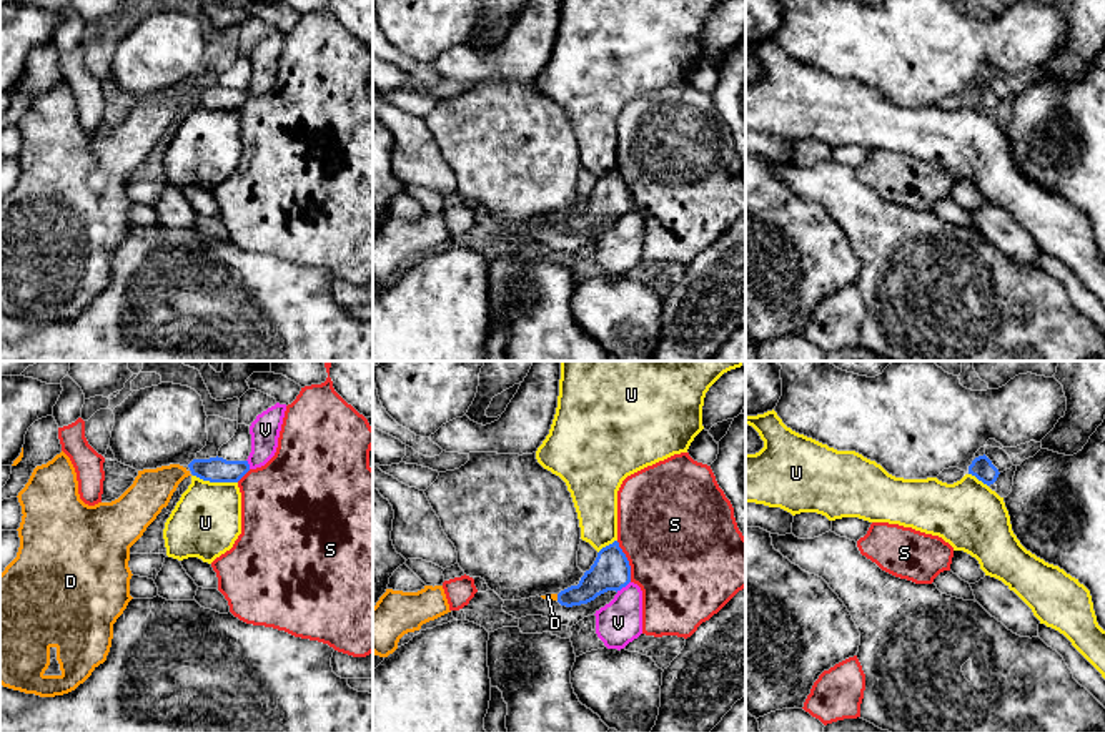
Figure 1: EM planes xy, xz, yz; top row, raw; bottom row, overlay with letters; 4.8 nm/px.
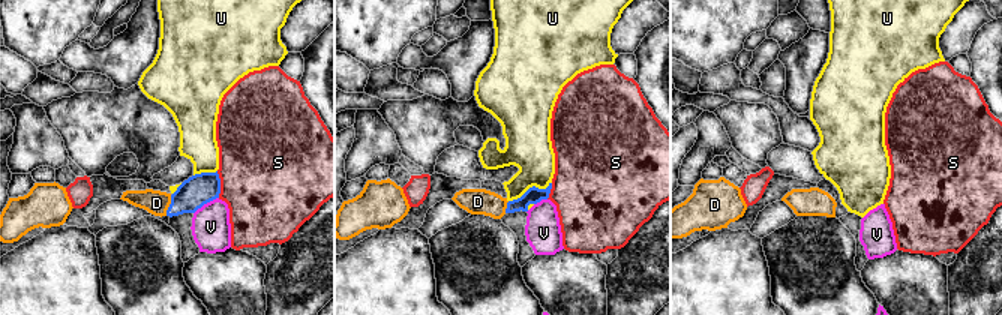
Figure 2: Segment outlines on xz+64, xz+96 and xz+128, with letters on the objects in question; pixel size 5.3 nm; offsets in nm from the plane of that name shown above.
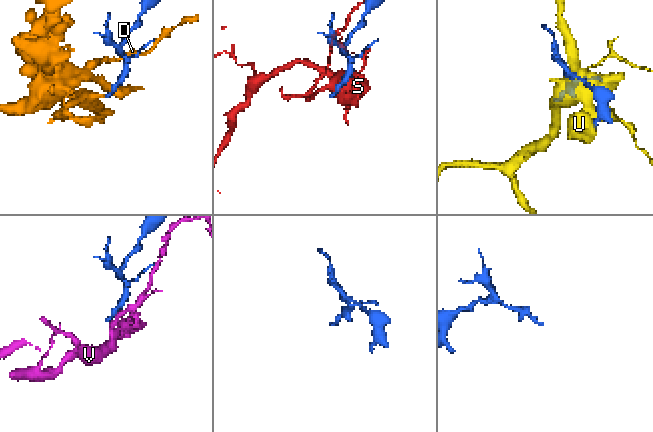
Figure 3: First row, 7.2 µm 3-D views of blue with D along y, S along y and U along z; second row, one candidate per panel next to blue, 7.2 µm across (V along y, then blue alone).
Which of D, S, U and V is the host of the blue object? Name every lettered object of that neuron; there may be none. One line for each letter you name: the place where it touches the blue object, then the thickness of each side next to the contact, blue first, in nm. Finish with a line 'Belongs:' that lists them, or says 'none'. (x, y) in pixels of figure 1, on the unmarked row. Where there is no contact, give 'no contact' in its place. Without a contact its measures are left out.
D: meets blue in xz at (558, 225); 150 nm thick on the blue side, 30 nm on the other
Belongs: D

